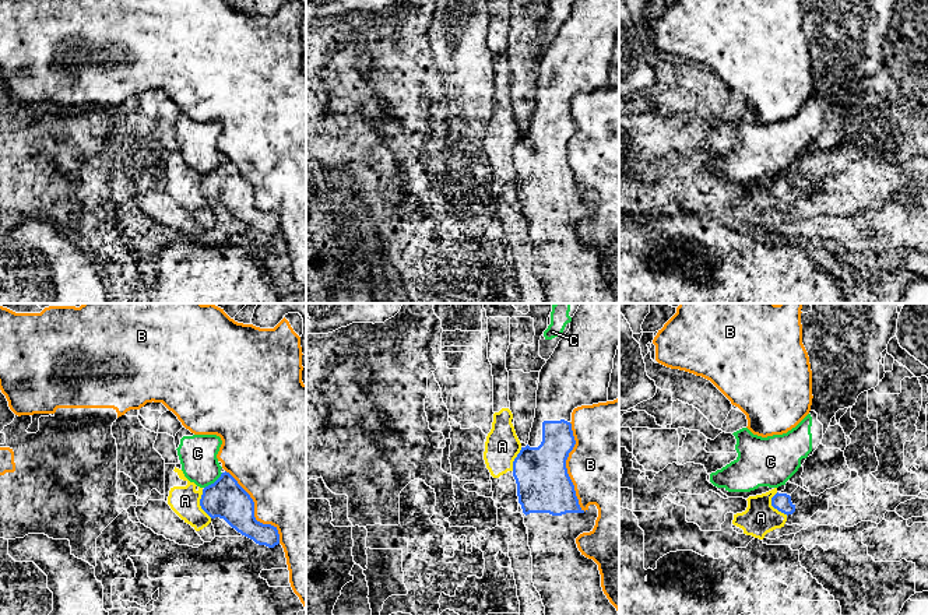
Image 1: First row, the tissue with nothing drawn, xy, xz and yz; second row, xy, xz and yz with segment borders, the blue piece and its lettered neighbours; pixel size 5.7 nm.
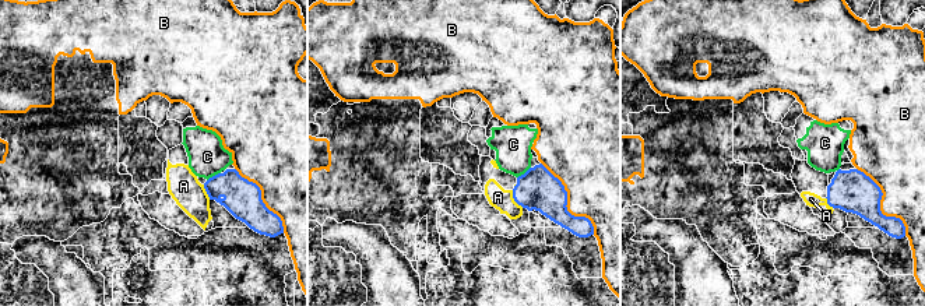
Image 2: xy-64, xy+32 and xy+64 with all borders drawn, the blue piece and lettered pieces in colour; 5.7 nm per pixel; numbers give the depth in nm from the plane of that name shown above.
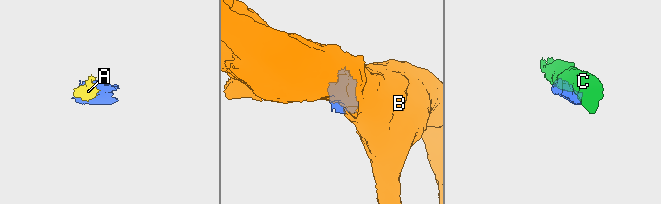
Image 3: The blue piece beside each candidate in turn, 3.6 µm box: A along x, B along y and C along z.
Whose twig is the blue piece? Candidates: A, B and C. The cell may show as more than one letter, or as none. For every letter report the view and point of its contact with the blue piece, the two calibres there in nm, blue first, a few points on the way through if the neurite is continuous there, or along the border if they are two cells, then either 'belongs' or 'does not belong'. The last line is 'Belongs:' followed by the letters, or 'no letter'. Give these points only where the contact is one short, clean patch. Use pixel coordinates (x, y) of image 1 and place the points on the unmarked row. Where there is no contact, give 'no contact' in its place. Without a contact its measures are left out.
A: contact xy (200, 190); calibres 220 and 180 nm; border xy (201, 176), (200, 193), (211, 204); does not belong
B: contact xz (565, 154); calibres 300 and 460 nm; does not belong
C: contact xy (214, 169); calibres 220 and 220 nm; border xy (222, 160), (204, 175); does not belong
Belongs: no letter

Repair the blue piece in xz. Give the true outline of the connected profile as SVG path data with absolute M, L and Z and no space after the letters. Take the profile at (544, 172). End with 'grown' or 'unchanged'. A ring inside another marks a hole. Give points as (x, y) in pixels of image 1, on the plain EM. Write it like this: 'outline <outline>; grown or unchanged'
outline M574 0L569 18L562 24L551 45L539 59L537 95L530 127L513 148L513 164L517 171L519 190L524 211L528 215L528 233L532 243L532 270L545 294L545 303L619 303L601 274L598 252L586 245L577 235L576 225L593 218L598 204L595 191L584 198L576 183L574 172L567 161L566 147L576 127L572 117L572 99L581 92L608 88L608 74L614 56L614 45L619 34L619 0Z; grown

